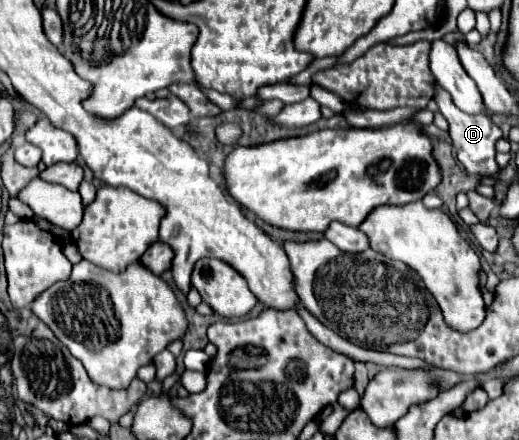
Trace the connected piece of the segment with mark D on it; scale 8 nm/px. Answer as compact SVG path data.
M434 86L434 102L438 104L440 112L444 114L444 118L448 120L450 128L448 134L452 138L452 146L458 152L458 160L462 162L462 166L466 168L466 172L470 174L494 174L498 172L498 164L494 160L494 144L498 138L502 138L502 130L486 116L486 114L466 114L462 110L458 110L458 106L452 102L452 96L442 88L442 86Z

